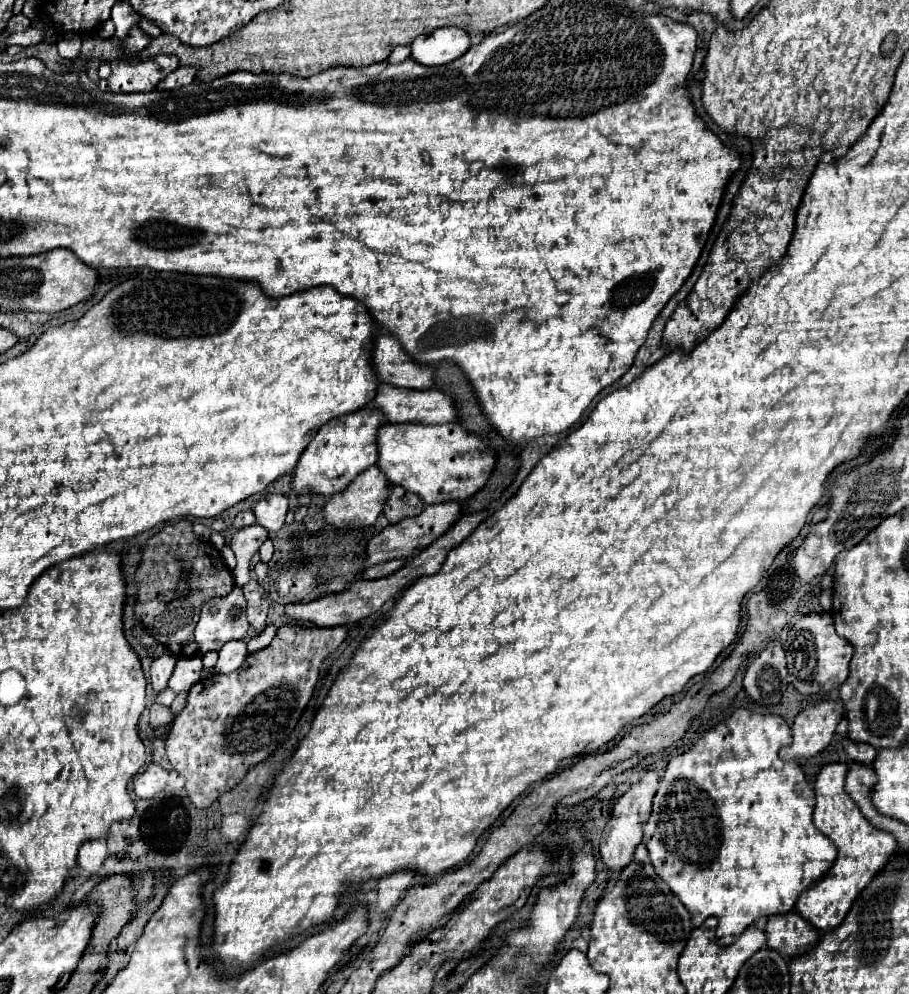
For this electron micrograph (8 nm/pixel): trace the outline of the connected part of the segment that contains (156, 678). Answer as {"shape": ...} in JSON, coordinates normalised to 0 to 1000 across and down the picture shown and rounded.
{"shape":[[[179,657],[177,661],[173,661],[166,667],[166,691],[171,693],[171,697],[175,697],[184,691],[184,685],[190,677],[193,667],[195,667],[195,661],[188,657]]]}

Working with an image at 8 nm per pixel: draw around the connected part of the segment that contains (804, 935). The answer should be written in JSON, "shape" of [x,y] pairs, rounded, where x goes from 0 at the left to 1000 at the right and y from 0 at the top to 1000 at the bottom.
{"shape":[[[868,916],[866,921],[846,921],[842,939],[844,951],[866,963],[890,955],[901,945],[901,937],[875,916]]]}

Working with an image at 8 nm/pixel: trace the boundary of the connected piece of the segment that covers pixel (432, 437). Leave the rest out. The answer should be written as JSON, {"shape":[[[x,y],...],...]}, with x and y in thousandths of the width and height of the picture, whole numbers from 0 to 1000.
{"shape":[[[419,428],[415,432],[415,470],[428,486],[459,496],[470,508],[512,504],[527,494],[545,468],[542,454],[505,428]]]}

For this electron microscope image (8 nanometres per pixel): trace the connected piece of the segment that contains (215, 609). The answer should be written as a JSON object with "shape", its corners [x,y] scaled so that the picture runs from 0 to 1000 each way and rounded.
{"shape":[[[265,591],[234,605],[223,607],[219,627],[215,631],[215,645],[219,649],[219,659],[228,655],[241,655],[245,647],[256,643],[268,643],[275,631],[270,617],[270,601]]]}

